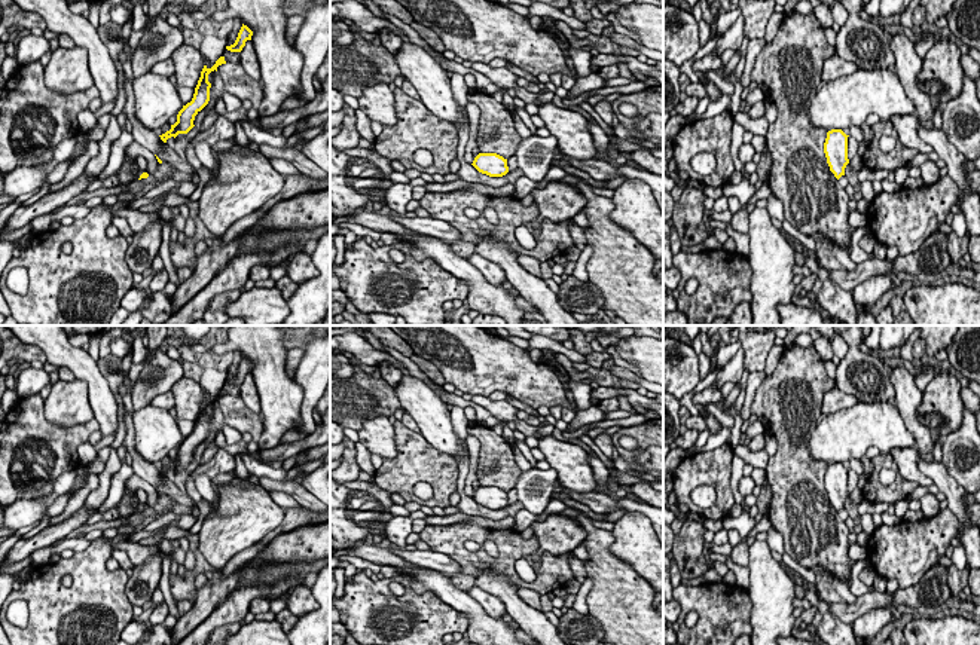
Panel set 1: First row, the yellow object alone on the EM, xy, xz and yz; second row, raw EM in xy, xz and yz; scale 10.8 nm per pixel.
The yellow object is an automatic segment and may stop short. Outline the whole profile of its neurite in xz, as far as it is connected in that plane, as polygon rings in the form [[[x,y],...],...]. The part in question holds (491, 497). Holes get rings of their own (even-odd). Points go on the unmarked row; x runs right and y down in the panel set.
[[[479,486],[471,498],[489,510],[503,510],[509,505],[507,492],[497,486]]]

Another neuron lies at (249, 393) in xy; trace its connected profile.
[[[251,373],[239,385],[239,395],[250,410],[260,413],[260,398]]]

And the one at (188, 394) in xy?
[[[183,376],[173,385],[171,392],[175,401],[174,409],[177,412],[177,419],[195,422],[205,398],[201,385]]]

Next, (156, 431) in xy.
[[[149,404],[134,410],[132,424],[137,452],[158,468],[170,450],[183,441],[177,419],[167,409]]]

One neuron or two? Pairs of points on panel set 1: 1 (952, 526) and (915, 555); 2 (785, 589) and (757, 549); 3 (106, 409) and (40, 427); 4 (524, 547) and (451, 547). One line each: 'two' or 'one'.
1: one
2: one
3: two
4: one

